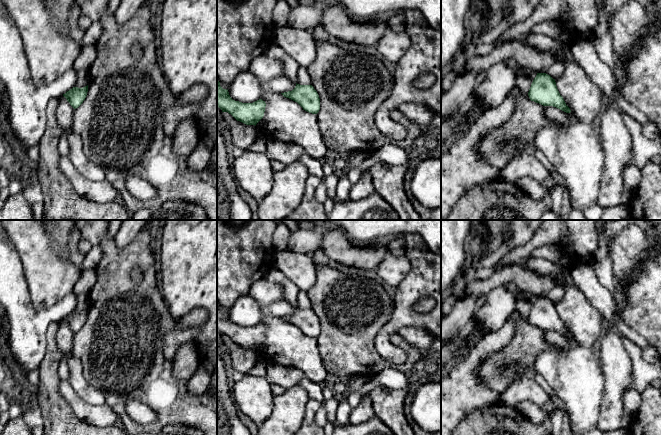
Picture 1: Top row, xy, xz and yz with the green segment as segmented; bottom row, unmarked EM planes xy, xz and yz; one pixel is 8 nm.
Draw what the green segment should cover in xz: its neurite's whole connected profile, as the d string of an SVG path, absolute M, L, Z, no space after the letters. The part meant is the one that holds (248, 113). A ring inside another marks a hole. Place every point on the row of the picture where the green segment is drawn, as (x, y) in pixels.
M217 80L217 106L222 112L228 112L237 121L246 125L255 125L263 118L266 103L259 99L253 103L242 103L233 100L228 89L223 89Z

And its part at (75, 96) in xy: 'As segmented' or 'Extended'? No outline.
As segmented

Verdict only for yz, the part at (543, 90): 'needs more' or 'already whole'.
already whole

